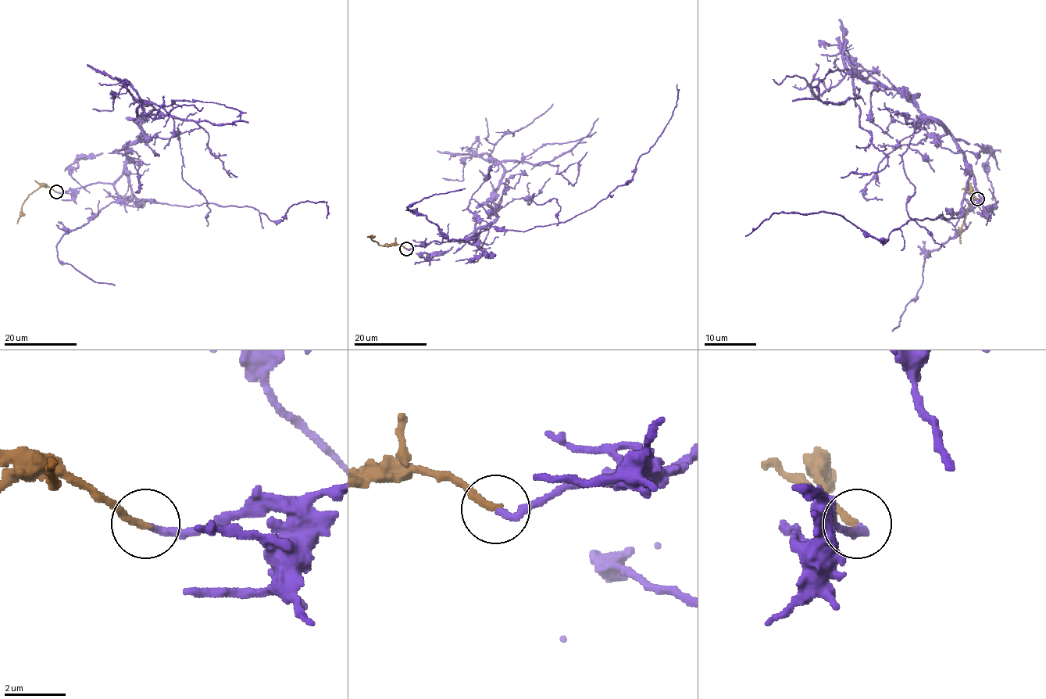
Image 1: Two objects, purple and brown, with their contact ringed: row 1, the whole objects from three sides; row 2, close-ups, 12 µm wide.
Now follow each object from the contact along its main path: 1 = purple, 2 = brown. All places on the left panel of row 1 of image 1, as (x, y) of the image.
1: (56, 191), (109, 182), (125, 202), (244, 206), (272, 220), (281, 220), (293, 204), (320, 202), (326, 218)
2: (56, 191), (46, 186), (34, 190), (22, 207), (17, 224)

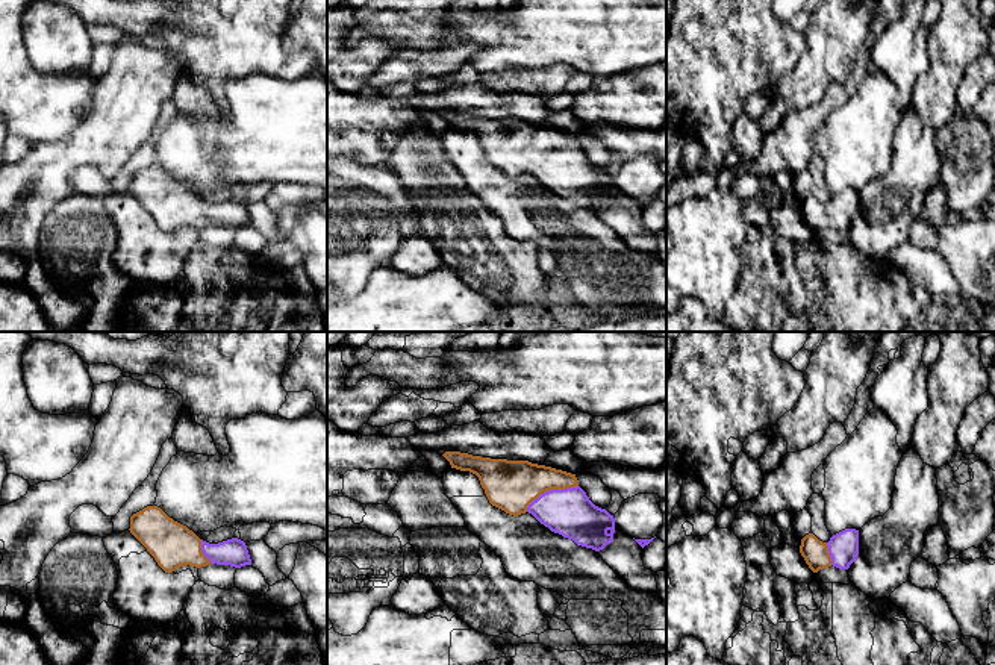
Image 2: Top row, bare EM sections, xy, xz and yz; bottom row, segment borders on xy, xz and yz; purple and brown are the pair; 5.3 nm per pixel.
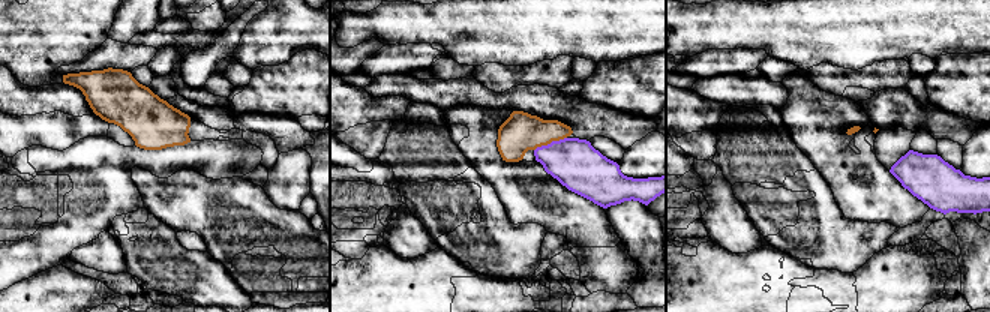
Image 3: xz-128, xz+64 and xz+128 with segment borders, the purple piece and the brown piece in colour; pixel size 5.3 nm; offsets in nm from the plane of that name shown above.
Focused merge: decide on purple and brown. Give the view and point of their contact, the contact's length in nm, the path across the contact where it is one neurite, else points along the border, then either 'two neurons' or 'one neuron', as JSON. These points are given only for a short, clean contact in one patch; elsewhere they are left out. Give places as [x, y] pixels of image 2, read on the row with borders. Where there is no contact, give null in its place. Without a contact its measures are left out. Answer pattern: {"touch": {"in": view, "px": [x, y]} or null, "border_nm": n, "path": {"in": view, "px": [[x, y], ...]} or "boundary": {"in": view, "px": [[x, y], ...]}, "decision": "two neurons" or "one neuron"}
{"touch": {"in": "xz", "px": [550, 490]}, "border_nm": 320, "path": {"in": "xz", "px": [[570, 512], [550, 490], [509, 485]]}, "decision": "one neuron"}

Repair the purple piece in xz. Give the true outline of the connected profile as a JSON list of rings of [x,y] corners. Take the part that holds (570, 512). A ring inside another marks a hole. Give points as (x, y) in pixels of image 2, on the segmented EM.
[[[445,451],[442,456],[451,468],[476,474],[489,503],[509,515],[529,512],[551,532],[595,551],[613,539],[613,515],[589,500],[575,474],[529,461],[460,451]]]

